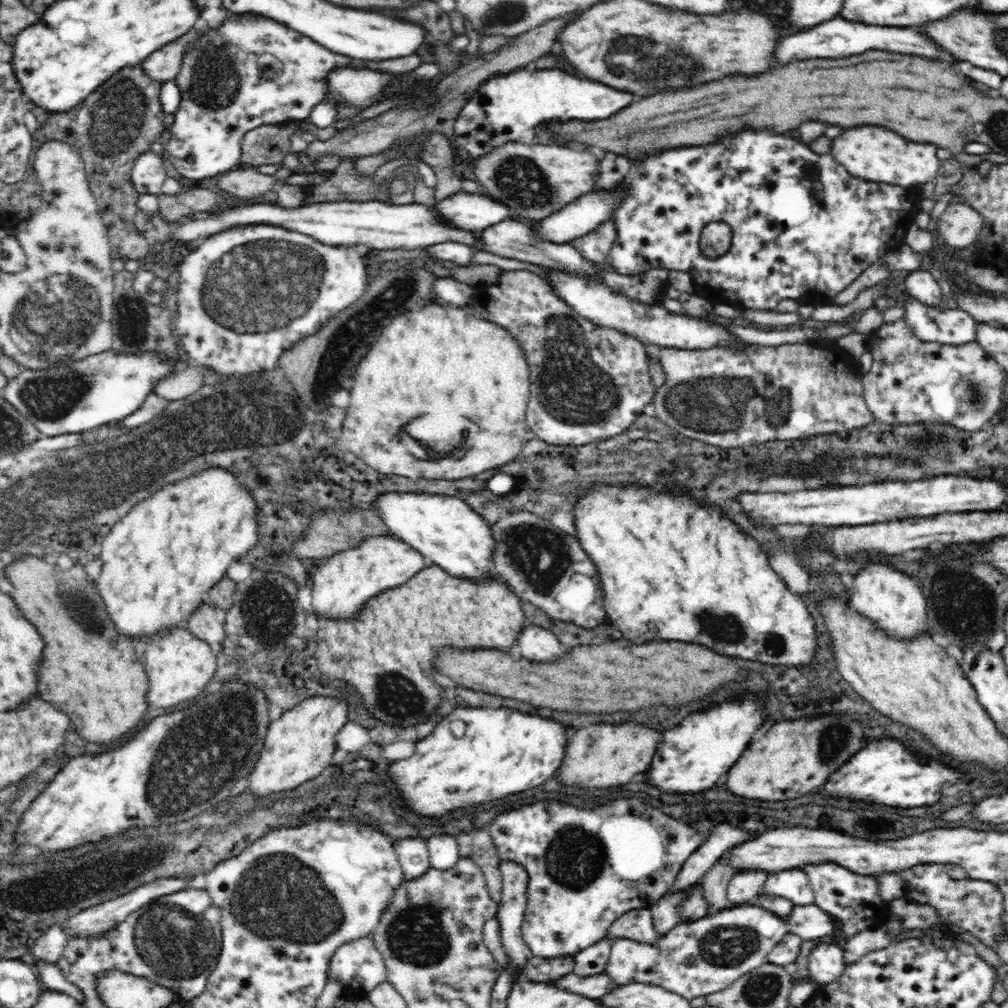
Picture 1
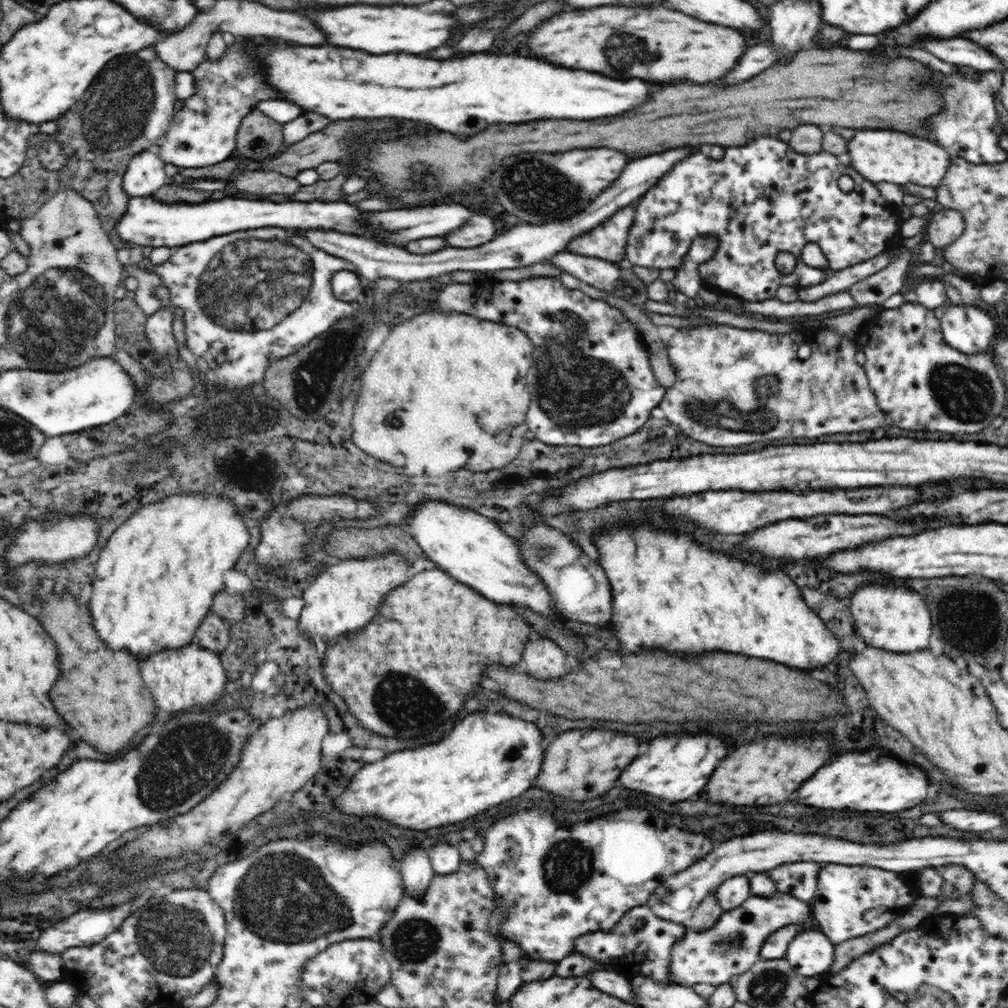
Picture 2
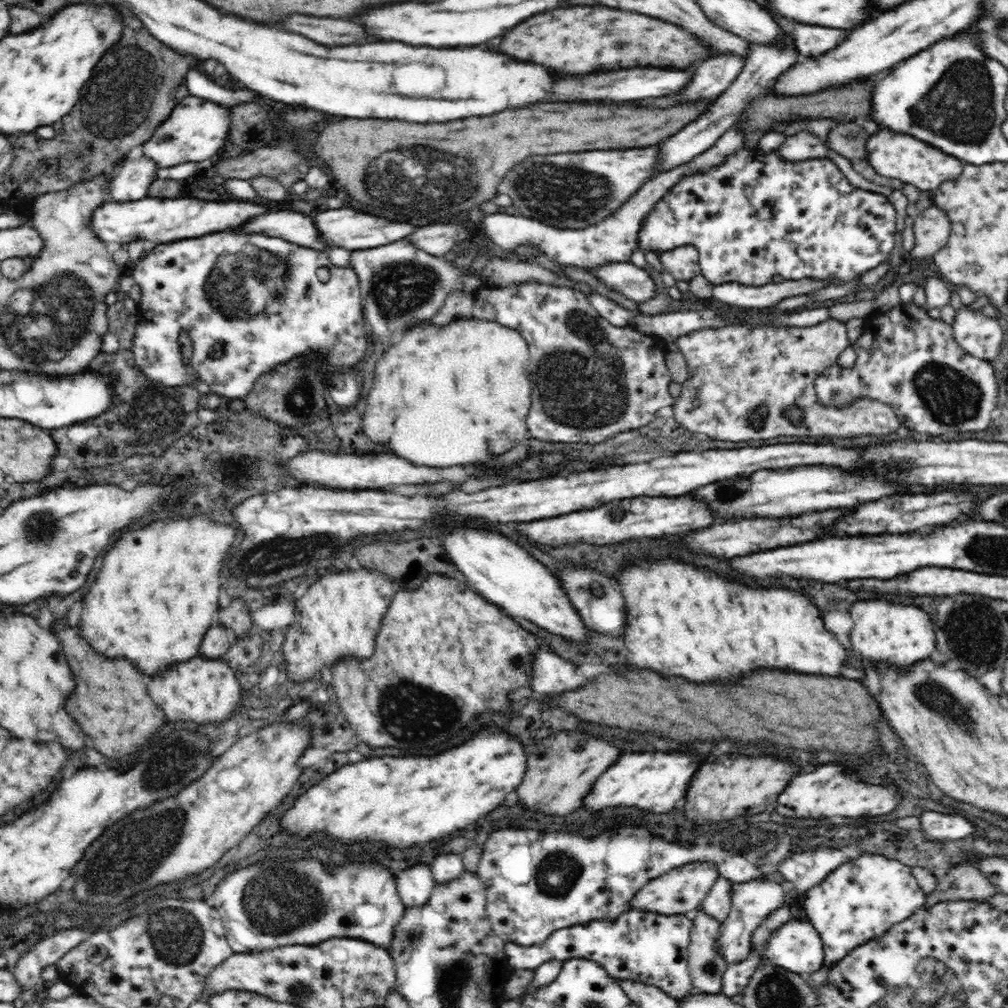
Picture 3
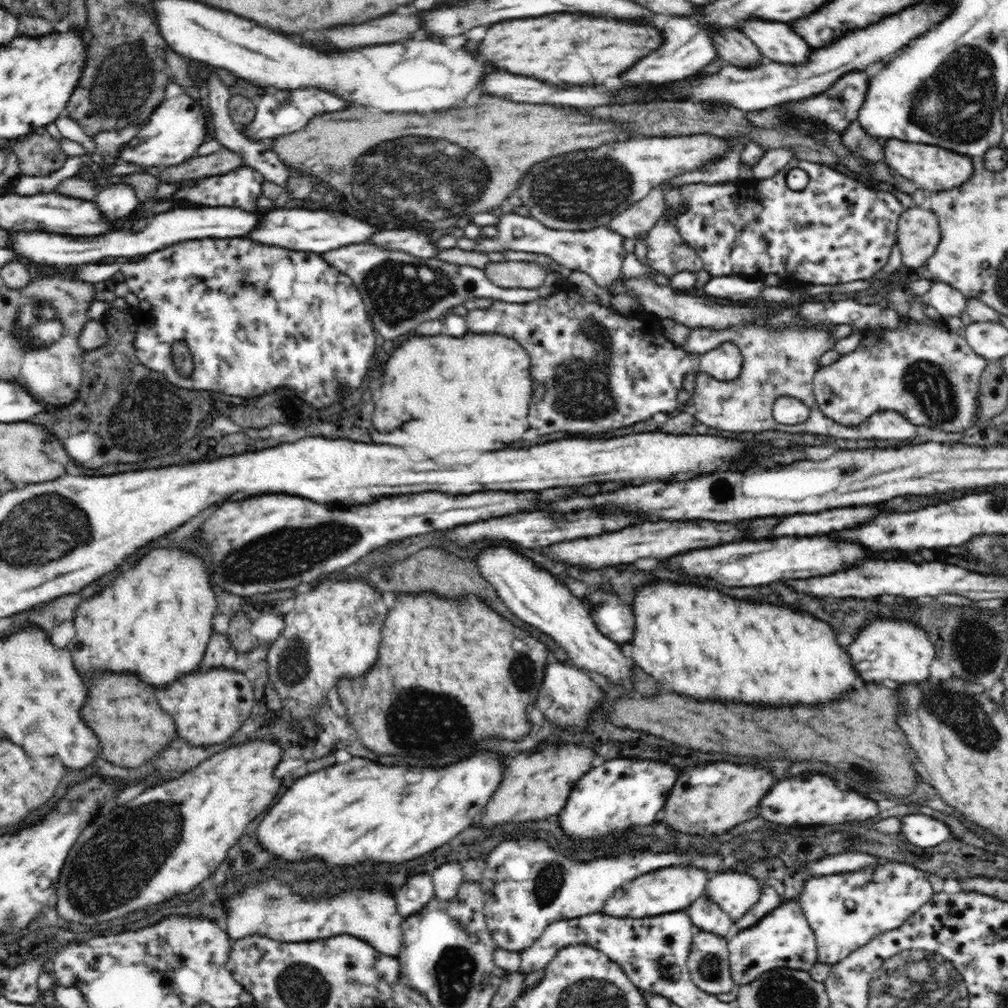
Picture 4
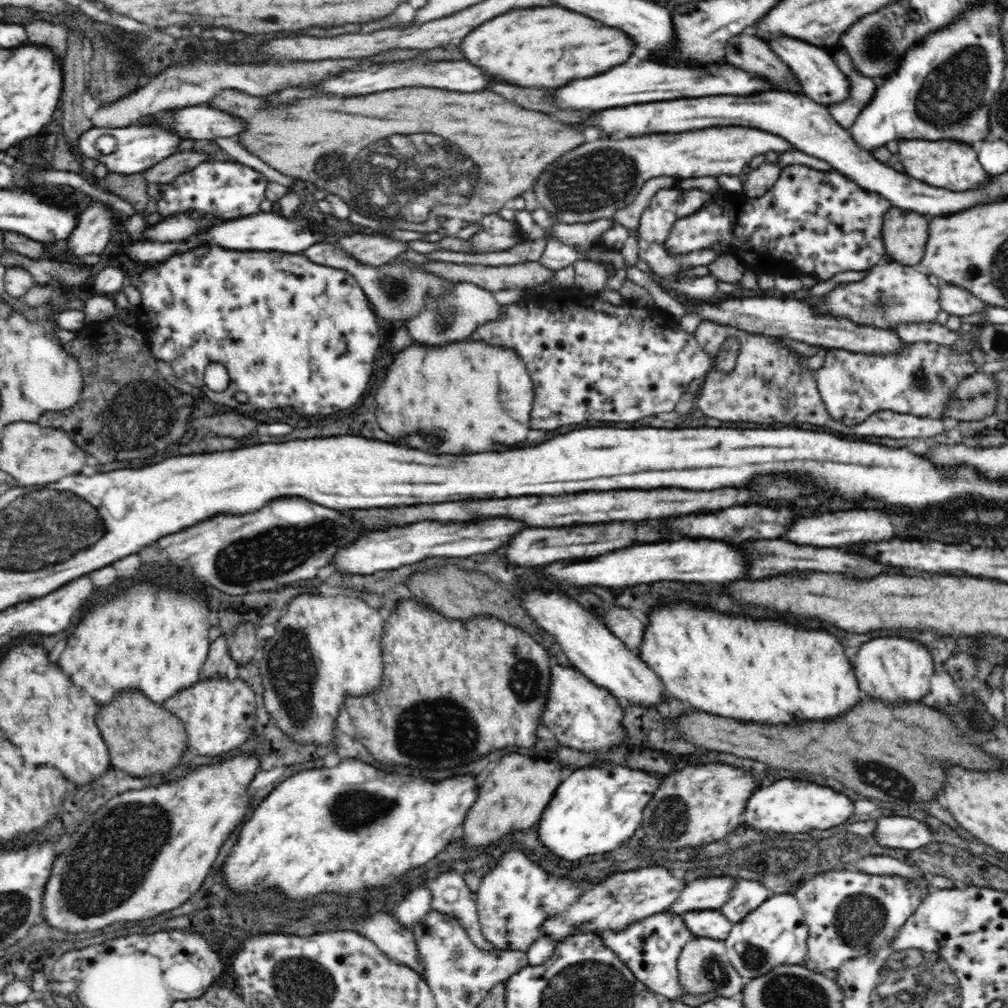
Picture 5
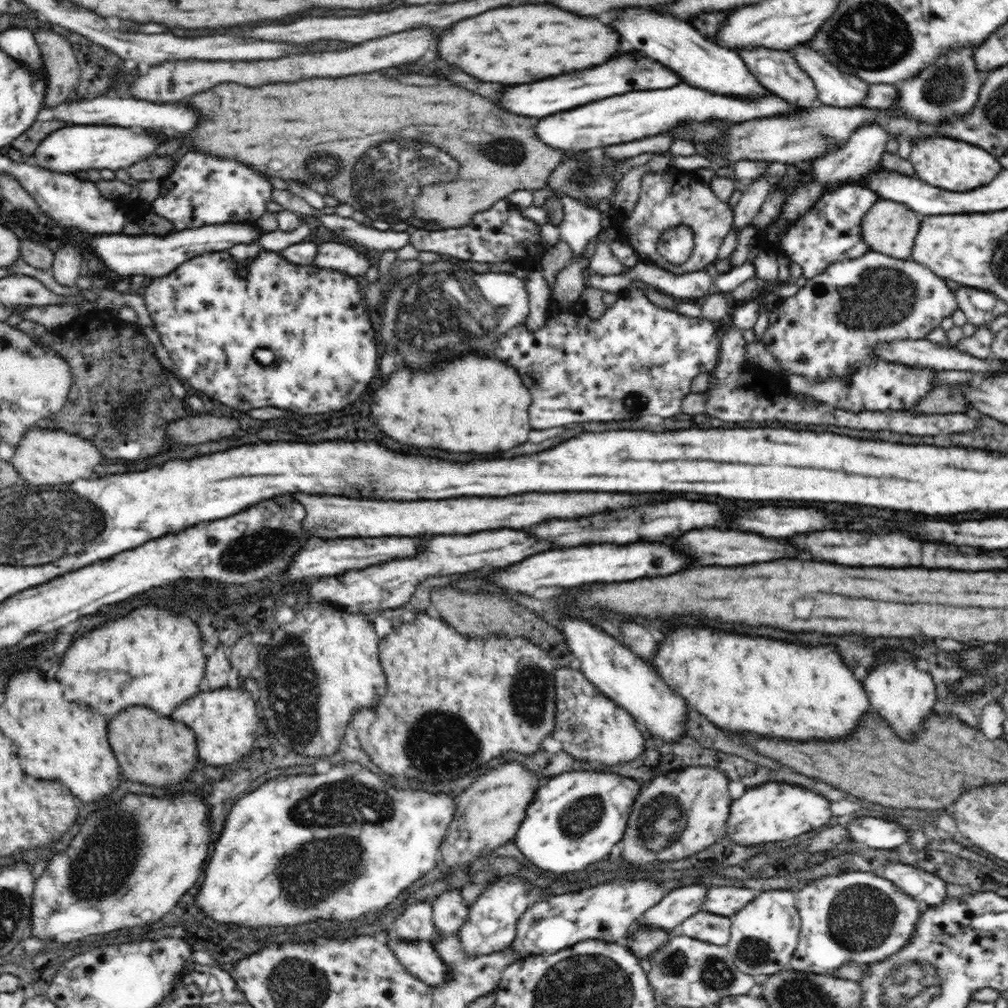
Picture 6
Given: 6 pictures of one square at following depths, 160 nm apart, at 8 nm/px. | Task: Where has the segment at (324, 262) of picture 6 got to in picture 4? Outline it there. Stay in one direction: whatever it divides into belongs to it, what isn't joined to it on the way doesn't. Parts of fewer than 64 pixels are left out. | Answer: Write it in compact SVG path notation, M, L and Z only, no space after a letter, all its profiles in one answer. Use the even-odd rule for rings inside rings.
M384 229L376 232L366 240L376 247L404 251L410 255L430 258L438 254L438 242L433 242L428 234L422 234L417 229Z

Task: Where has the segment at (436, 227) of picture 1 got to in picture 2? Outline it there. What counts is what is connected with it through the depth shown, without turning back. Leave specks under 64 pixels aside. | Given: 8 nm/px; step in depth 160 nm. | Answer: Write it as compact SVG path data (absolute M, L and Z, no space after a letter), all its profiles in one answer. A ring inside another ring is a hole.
M154 196L131 197L126 212L116 222L116 233L129 243L141 247L158 248L167 246L170 249L193 242L202 242L212 236L222 236L252 228L285 228L292 230L335 230L342 234L364 237L376 234L372 227L364 223L362 216L366 211L345 201L285 201L252 200L224 198L204 204L164 204Z

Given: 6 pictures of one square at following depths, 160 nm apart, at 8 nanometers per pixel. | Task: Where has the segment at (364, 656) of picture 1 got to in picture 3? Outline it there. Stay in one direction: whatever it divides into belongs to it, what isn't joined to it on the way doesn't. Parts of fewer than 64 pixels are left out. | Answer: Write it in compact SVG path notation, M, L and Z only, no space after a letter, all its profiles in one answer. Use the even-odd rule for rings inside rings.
M436 573L425 576L418 588L412 590L396 589L393 599L387 608L384 618L382 618L382 626L379 628L378 640L376 640L376 650L370 658L366 660L340 659L331 666L332 671L332 689L336 692L338 708L346 714L350 726L356 730L356 736L370 744L370 746L394 746L400 748L404 754L402 756L426 756L426 754L434 754L436 750L432 748L432 742L438 742L444 736L444 728L446 728L446 750L454 748L456 744L460 744L468 724L472 722L474 716L494 710L494 712L502 712L508 714L510 706L508 706L508 692L516 690L514 686L524 686L526 678L532 672L532 658L534 652L538 652L539 644L532 634L528 634L520 624L516 624L514 619L507 615L500 607L494 603L486 602L475 590L466 585L461 578L450 578Z

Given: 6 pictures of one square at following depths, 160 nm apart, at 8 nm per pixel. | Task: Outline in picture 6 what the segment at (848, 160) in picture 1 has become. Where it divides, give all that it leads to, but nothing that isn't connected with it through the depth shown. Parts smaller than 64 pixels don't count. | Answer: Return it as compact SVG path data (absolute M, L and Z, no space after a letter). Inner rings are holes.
M934 136L918 139L915 143L912 141L909 161L920 180L954 192L966 192L970 188L986 186L1003 169L997 157L986 149L950 137Z

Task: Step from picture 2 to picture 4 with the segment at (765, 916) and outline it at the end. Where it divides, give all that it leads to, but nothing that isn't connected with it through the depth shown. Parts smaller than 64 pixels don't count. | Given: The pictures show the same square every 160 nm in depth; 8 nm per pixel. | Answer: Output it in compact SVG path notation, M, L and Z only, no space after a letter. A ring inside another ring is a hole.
M734 870L711 875L704 896L714 900L736 924L758 903L762 888L763 884L758 879Z

